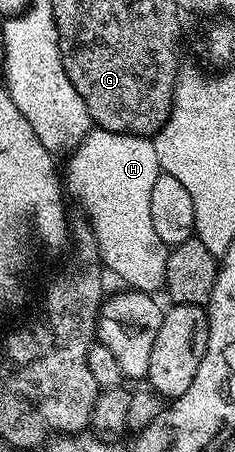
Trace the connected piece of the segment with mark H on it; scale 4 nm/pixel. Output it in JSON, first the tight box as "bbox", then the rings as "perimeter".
{"bbox":[64,127,170,293],"perimeter":[[[91,127],[86,137],[69,153],[64,172],[64,188],[78,199],[83,208],[85,219],[94,232],[94,244],[98,248],[97,259],[106,263],[110,272],[115,272],[123,280],[127,289],[135,292],[157,293],[166,283],[166,263],[170,248],[160,242],[156,229],[152,226],[152,185],[160,174],[153,139],[133,136],[123,132]]]}

